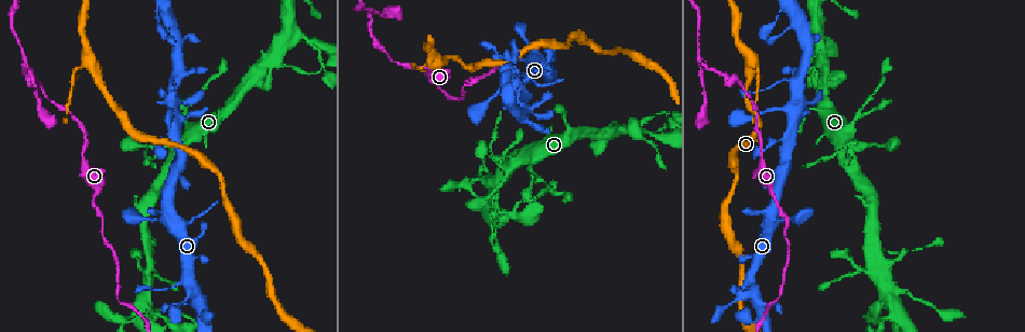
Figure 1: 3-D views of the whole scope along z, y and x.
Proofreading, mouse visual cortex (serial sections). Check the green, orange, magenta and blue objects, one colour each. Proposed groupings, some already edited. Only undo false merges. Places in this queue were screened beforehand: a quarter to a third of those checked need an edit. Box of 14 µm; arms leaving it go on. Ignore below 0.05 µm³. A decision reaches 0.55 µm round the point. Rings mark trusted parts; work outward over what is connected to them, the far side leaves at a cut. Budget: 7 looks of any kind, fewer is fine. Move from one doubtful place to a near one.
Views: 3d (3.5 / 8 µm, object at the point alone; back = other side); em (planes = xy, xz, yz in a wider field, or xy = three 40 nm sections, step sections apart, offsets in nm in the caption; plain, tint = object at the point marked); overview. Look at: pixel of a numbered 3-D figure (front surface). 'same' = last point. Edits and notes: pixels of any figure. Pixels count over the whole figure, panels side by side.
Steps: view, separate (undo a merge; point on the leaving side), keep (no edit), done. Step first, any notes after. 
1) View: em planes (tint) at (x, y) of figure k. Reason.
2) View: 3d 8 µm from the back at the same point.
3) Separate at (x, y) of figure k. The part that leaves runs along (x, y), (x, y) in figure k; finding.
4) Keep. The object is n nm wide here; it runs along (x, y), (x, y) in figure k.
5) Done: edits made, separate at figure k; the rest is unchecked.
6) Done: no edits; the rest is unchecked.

View: 3d 3.5 µm from the back at (368, 13) of figure 1. A fork.

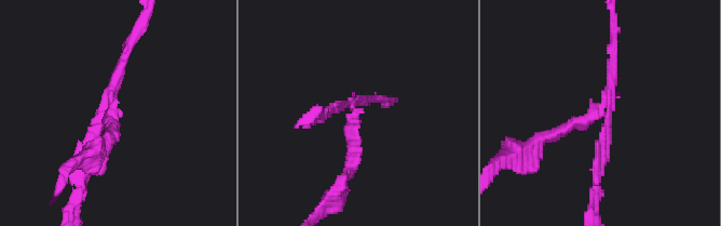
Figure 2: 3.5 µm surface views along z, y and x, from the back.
View: em xy step 5 (tint) at (110, 105) of figure 2.

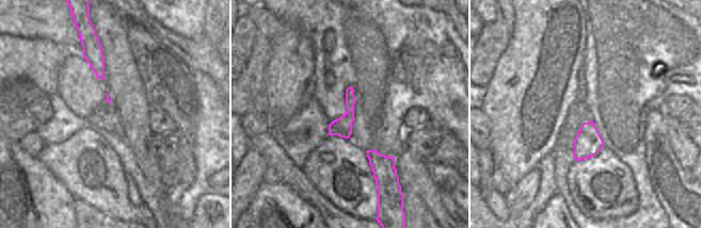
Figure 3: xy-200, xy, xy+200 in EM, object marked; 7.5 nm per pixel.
Separate at (602, 137) of figure 2. The arms are 150, 150, 200 nm wide; the part that leaves runs along (608, 105), (594, 205) in figure 2; a second cell is stuck on.

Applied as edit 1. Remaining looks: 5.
View: overview. Redraw.

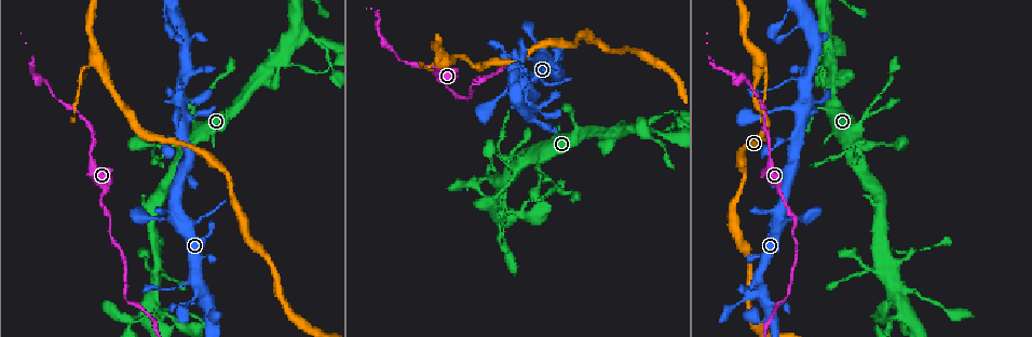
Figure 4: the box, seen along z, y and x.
View: 3d 8 µm at (443, 61) of figure 4. Thick turns thin.

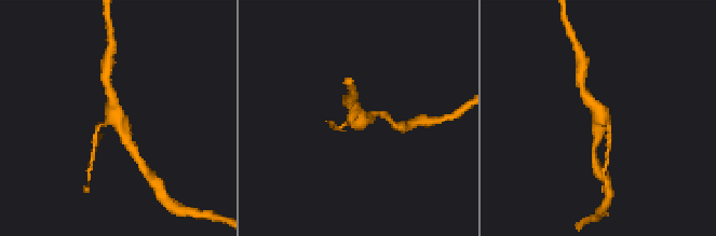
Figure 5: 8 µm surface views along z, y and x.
View: 3d 3.5 µm at (601, 122) of figure 5. Zoom in.

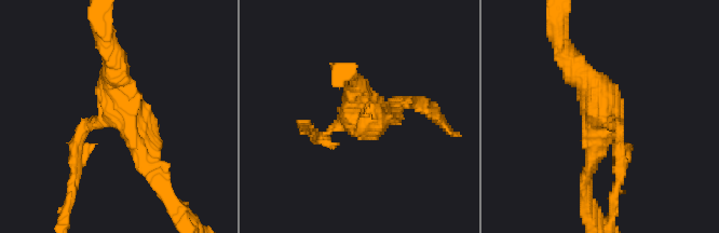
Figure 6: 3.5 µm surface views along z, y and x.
View: em xy step 3 (tint) at (372, 119) of figure 6.

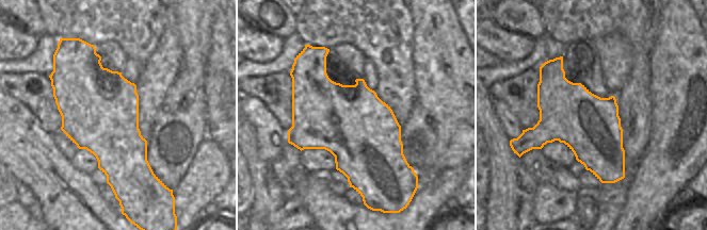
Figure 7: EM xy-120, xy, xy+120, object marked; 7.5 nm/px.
Separate at (81, 147) of figure 6. The part that leaves runs along (104, 118), (77, 138), (67, 207) in figure 6; two cells meet here.

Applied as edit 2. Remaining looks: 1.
Done: edits made, separate at figure 2, separate at figure 6; the rest is unchecked.

